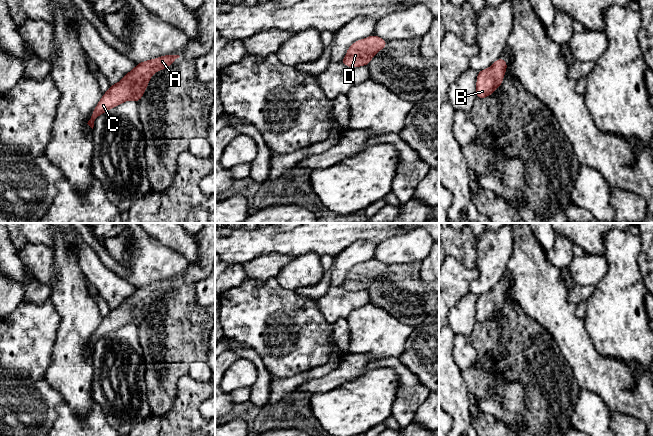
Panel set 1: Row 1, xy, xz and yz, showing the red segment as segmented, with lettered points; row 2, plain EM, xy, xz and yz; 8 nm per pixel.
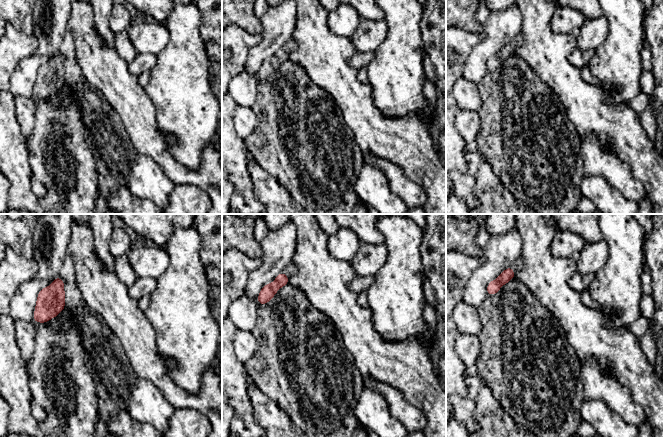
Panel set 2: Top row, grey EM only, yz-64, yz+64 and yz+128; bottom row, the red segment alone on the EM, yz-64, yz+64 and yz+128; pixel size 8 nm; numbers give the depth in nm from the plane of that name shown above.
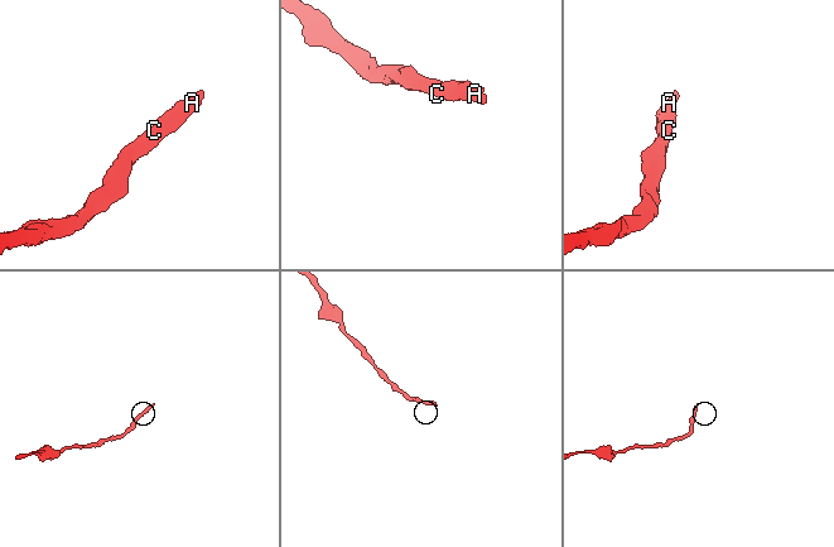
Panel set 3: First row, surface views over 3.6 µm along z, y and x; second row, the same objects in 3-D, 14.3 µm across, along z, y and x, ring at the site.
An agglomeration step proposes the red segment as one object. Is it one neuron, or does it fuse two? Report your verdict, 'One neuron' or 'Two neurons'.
One neuron

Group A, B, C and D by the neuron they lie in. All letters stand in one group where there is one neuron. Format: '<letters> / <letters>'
A B C D

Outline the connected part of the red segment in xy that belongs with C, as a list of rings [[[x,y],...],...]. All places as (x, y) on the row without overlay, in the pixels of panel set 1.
[[[169,278],[137,288],[120,306],[111,309],[109,314],[103,318],[87,348],[93,353],[94,345],[99,339],[127,324],[134,324],[138,327],[145,317],[151,300],[169,291],[179,281],[179,279]]]

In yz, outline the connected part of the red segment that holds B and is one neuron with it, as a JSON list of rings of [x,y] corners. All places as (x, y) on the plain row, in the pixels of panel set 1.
[[[497,283],[489,293],[479,295],[477,299],[476,322],[486,322],[491,319],[503,306],[507,286]]]

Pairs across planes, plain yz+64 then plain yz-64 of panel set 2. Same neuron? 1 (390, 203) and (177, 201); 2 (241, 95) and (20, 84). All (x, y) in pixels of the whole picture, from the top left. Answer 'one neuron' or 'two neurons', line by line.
1: two neurons
2: one neuron

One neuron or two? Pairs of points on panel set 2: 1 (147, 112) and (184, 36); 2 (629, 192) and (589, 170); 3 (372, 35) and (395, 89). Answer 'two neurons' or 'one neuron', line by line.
1: two neurons
2: one neuron
3: two neurons

